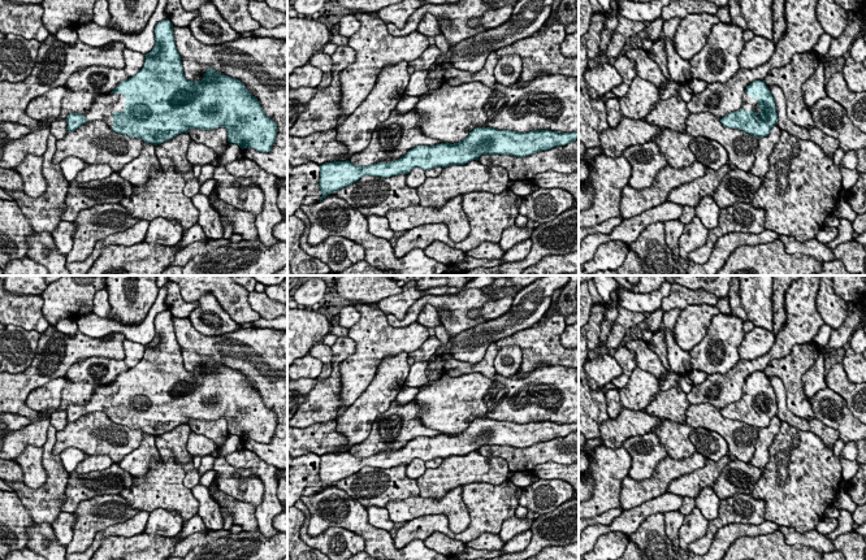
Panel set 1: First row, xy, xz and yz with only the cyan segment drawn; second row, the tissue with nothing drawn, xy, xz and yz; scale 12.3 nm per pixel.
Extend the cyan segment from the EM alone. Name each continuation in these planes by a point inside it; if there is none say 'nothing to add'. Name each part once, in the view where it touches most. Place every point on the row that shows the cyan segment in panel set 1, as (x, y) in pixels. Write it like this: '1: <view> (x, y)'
1: yz (748, 101)

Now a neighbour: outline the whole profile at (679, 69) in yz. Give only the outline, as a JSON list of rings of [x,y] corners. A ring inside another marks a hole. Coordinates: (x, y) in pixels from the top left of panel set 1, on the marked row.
[[[677,17],[664,21],[659,39],[664,40],[670,77],[681,84],[689,83],[693,78],[690,73],[690,60],[681,58],[674,47],[674,36],[680,22],[681,18]]]

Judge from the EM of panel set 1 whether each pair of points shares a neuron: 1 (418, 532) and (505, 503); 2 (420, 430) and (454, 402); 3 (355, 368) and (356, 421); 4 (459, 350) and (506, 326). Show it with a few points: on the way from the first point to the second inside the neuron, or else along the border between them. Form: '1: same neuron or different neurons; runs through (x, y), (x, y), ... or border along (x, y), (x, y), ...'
1: same neuron; runs through (440, 526), (453, 535), (467, 535), (483, 520)
2: different neurons; border along (414, 399), (420, 407), (419, 420), (441, 433)
3: different neurons; border along (375, 374), (367, 389), (337, 419)
4: same neuron; runs through (471, 344), (494, 329)

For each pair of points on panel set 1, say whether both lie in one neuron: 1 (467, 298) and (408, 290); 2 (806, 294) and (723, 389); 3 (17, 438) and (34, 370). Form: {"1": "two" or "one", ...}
{"1": "two", "2": "one", "3": "one"}

